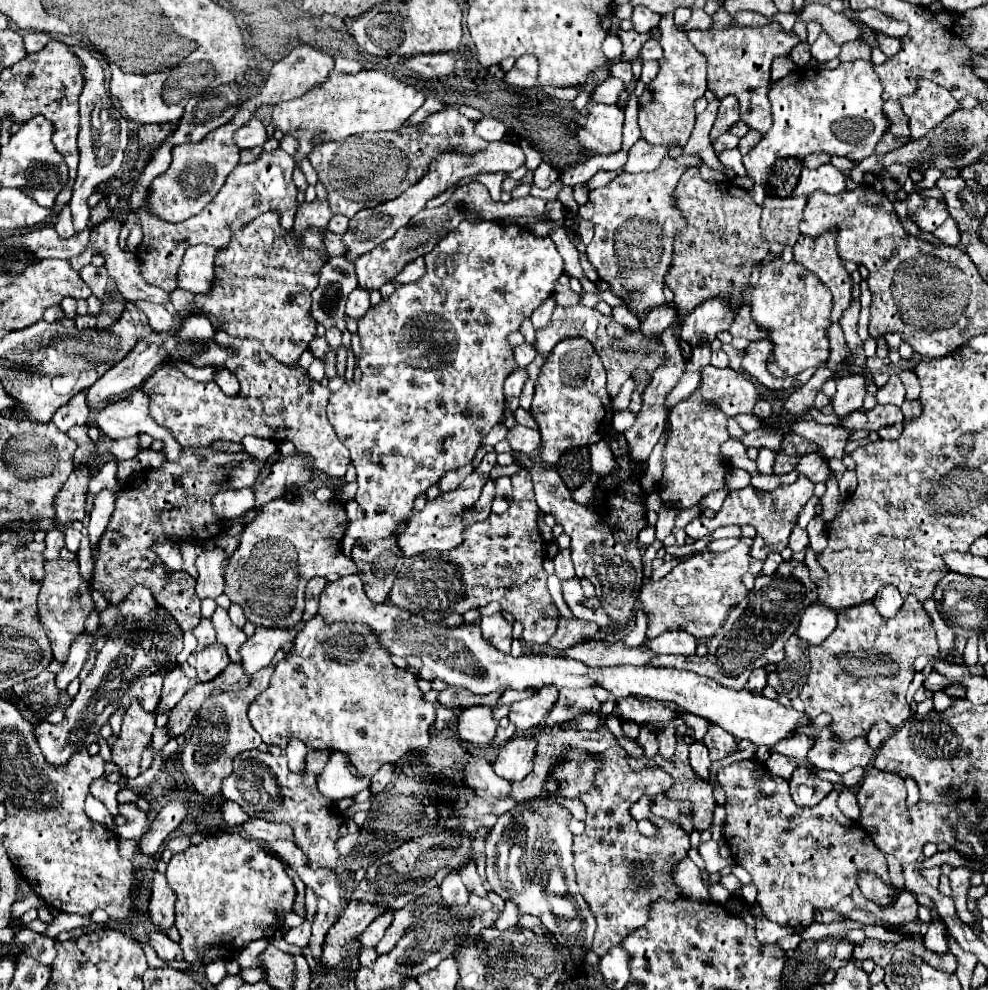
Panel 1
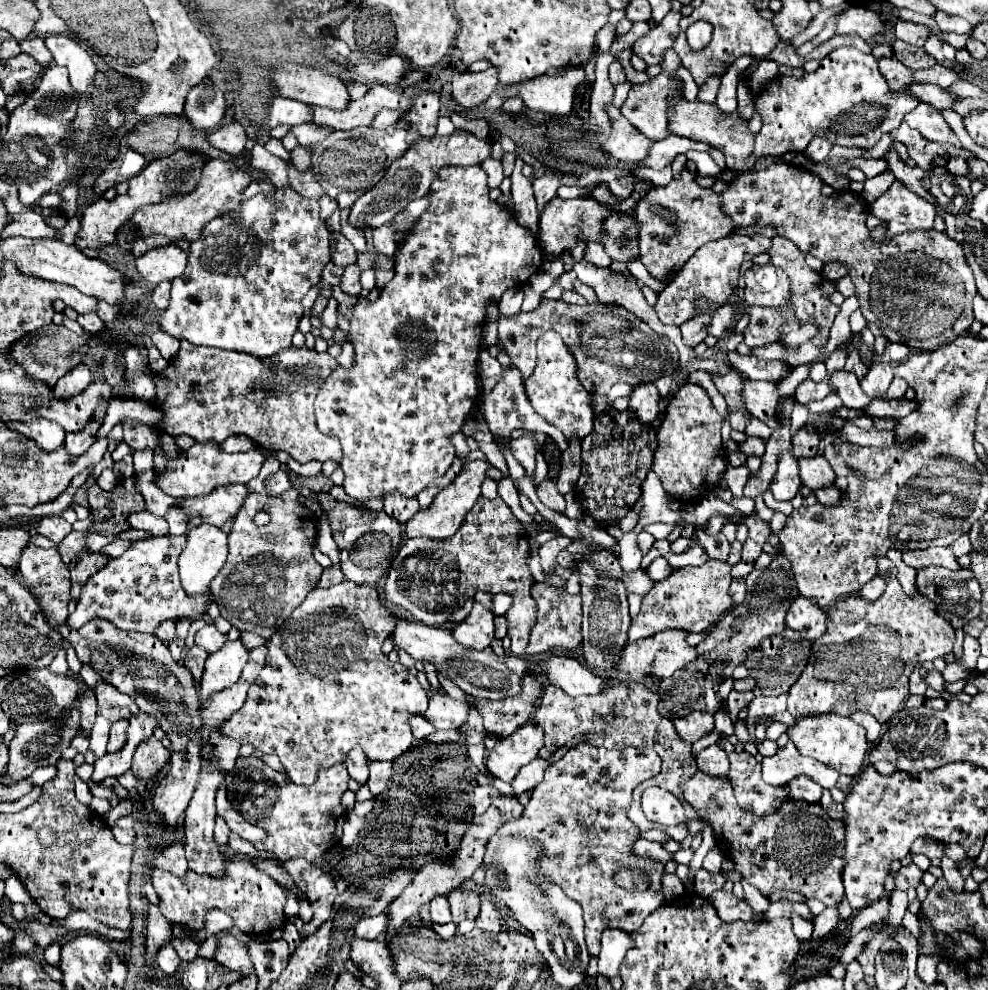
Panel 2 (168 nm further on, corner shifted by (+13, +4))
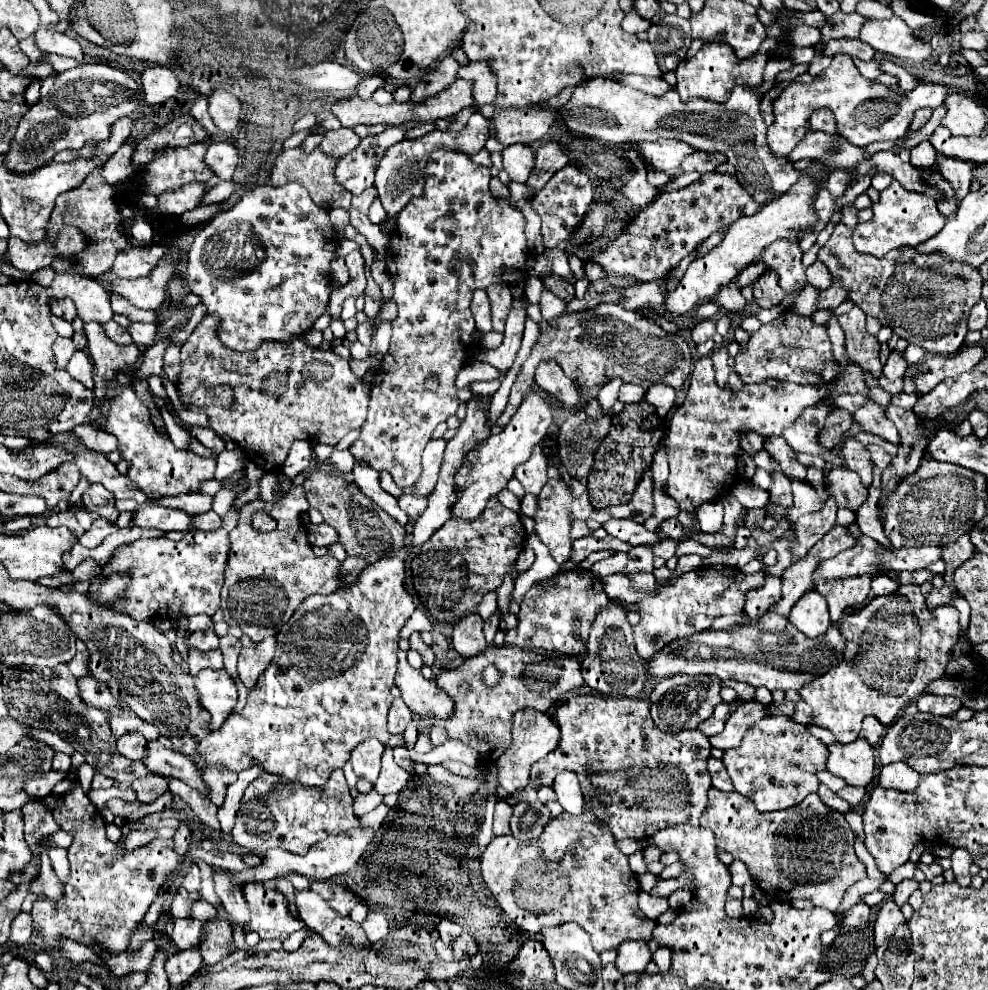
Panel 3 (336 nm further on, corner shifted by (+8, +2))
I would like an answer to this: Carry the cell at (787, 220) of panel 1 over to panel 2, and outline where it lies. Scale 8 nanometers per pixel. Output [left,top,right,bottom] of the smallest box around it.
[655,235,771,325]

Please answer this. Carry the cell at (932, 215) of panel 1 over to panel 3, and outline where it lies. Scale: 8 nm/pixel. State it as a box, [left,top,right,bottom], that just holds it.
[854,181,944,257]

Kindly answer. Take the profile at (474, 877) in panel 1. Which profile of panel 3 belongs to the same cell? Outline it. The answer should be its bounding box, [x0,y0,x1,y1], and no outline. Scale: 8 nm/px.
[454,933,478,959]

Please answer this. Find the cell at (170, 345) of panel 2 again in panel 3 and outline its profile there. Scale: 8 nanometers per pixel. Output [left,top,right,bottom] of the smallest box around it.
[130,323,156,347]

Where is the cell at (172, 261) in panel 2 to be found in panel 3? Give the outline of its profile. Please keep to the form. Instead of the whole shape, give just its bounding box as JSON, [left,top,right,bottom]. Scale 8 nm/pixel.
[110,245,160,279]

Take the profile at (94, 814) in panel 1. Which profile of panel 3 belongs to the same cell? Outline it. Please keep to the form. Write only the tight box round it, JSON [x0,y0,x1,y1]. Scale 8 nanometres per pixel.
[76,763,94,791]

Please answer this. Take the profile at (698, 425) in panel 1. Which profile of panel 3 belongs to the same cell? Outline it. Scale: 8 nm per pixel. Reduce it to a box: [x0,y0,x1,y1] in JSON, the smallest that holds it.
[666,357,832,513]

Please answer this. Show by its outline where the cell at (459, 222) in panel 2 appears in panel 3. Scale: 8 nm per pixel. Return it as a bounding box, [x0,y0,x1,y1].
[348,149,530,489]

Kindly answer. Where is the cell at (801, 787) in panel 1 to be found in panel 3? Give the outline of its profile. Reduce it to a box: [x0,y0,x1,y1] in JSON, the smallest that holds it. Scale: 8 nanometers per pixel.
[818,785,850,813]

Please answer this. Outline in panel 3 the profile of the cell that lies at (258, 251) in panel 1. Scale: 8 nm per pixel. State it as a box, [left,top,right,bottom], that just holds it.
[184,185,334,353]

